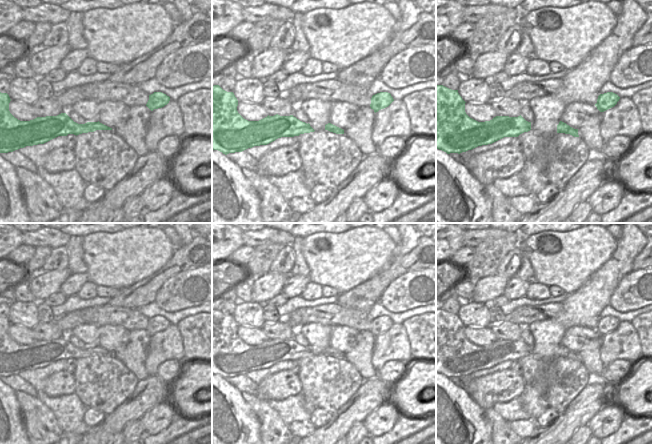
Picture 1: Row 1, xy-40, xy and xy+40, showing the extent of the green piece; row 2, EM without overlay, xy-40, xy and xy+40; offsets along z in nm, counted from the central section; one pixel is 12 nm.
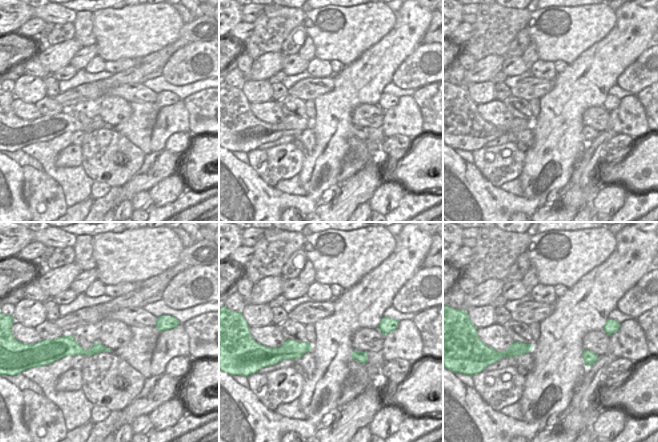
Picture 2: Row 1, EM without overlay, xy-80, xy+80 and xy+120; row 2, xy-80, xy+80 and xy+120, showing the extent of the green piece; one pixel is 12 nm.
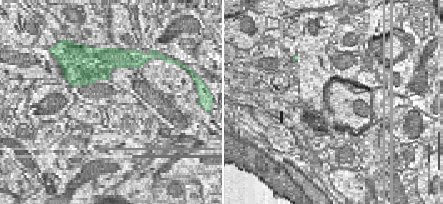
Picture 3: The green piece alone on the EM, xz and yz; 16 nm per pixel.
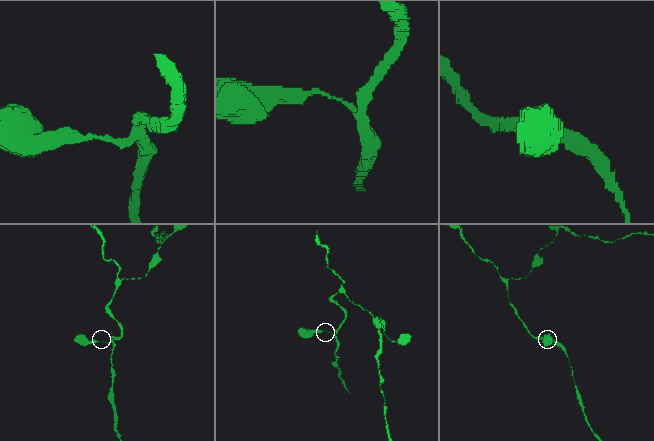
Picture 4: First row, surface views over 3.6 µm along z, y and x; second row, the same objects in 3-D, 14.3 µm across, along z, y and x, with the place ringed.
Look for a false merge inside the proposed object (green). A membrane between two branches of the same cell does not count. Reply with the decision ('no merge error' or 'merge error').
no merge error

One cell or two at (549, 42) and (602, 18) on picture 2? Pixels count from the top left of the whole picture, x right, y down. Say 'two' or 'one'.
one

